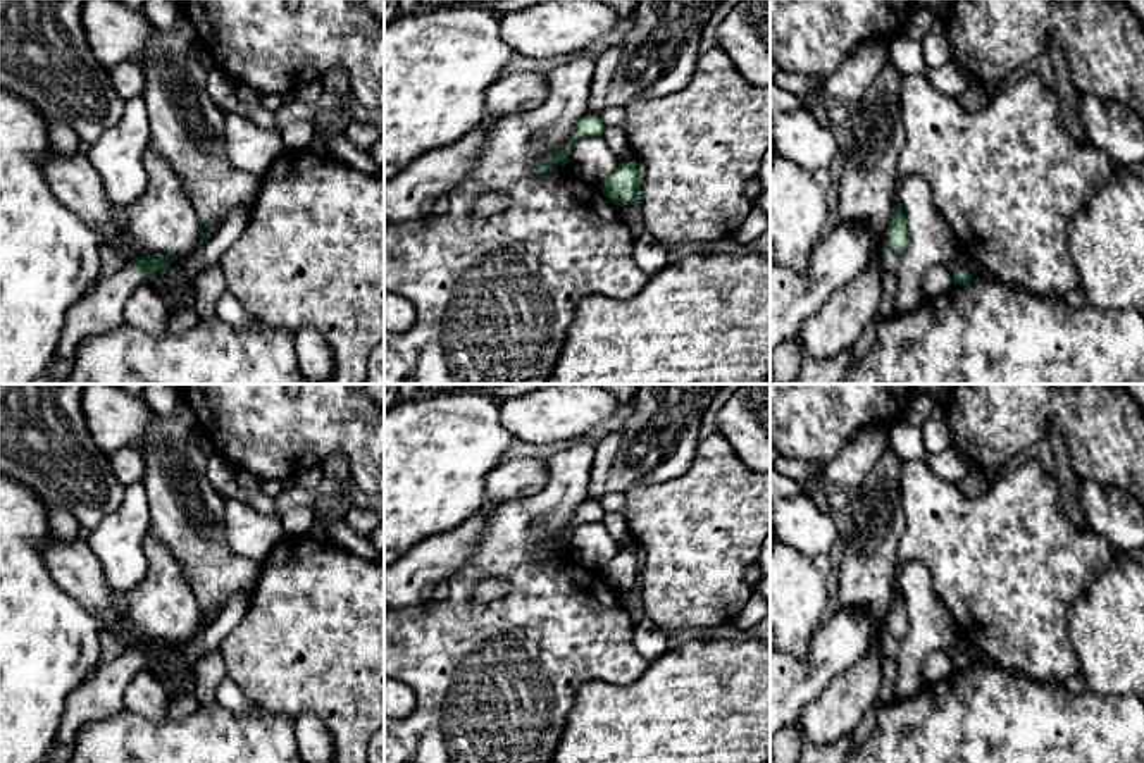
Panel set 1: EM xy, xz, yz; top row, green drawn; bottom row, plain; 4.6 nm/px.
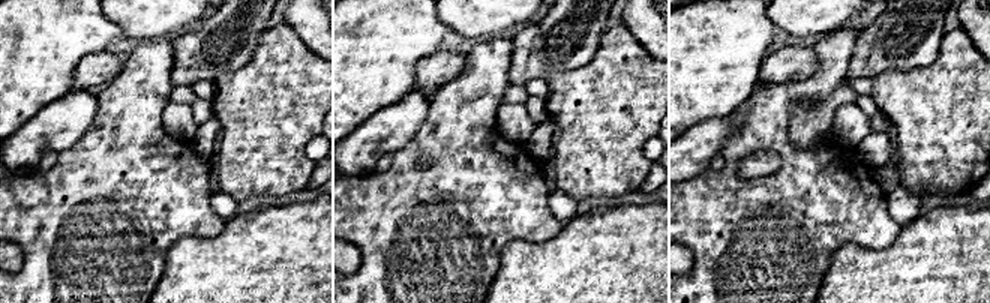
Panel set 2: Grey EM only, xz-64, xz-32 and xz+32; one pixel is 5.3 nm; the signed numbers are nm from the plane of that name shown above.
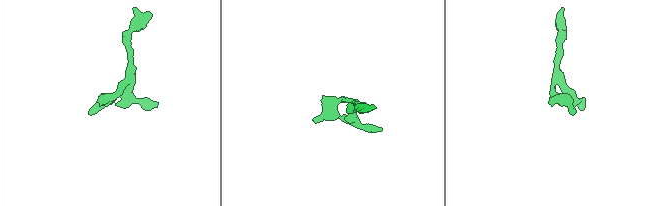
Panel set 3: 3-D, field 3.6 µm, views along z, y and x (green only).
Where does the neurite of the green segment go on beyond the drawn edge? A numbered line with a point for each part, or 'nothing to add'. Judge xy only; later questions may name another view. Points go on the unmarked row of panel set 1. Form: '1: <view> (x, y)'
1: xy (102, 694)

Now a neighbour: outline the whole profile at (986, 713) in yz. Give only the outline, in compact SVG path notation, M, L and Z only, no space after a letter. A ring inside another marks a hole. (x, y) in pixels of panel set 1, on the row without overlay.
M992 661L954 670L944 680L925 685L908 699L894 699L877 716L877 723L860 749L844 763L1144 763L1144 703L1134 696L1101 696L1089 689L1072 694L1063 682L1039 682Z

